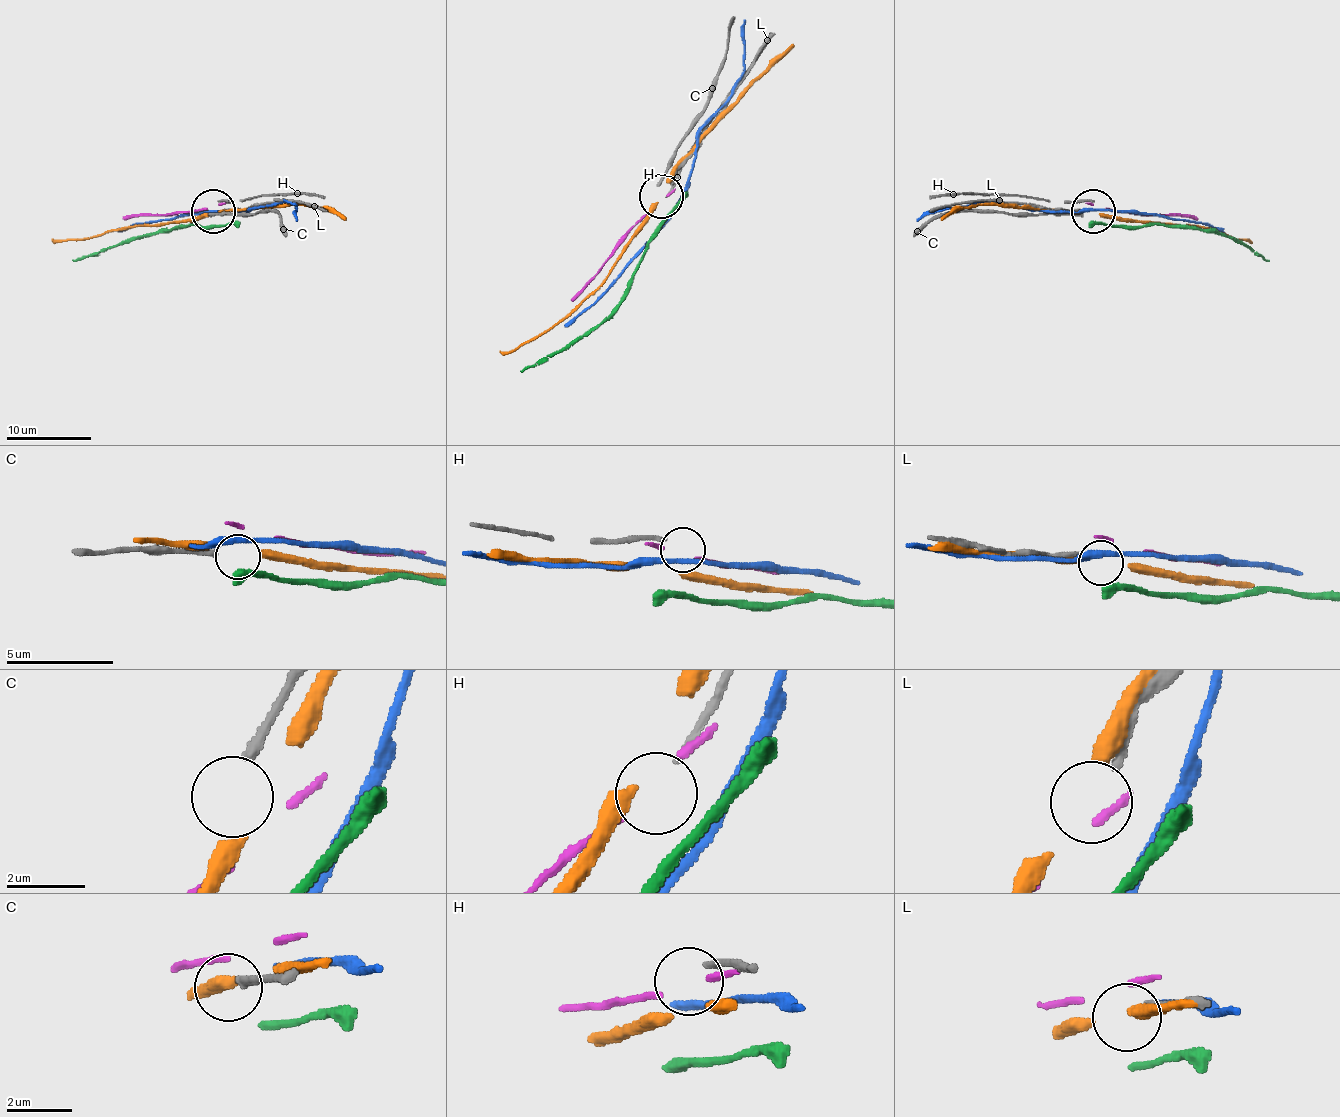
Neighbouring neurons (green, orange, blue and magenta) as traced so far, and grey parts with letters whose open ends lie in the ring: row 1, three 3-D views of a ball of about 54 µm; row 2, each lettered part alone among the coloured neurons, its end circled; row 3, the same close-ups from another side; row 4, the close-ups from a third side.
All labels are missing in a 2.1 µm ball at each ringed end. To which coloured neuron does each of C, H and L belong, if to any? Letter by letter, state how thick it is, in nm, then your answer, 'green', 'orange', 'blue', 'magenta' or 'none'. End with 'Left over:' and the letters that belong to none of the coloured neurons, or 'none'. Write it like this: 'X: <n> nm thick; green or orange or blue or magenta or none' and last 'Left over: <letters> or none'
C: 280 nm thick; none
H: 190 nm thick; none
L: 200 nm thick; none
Left over: C, H, L

